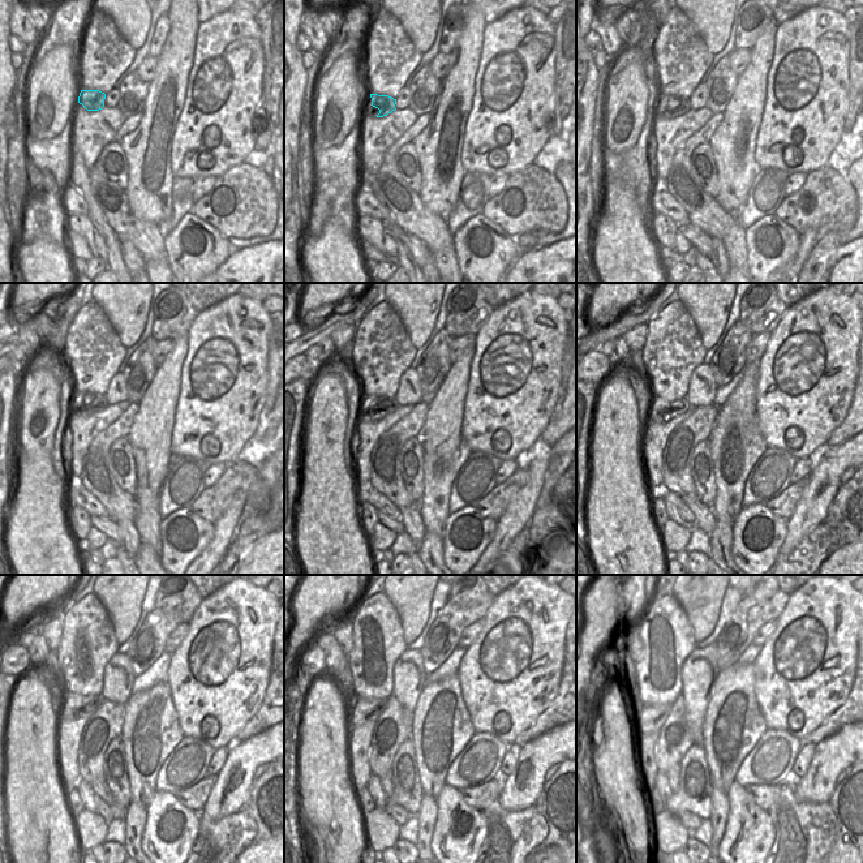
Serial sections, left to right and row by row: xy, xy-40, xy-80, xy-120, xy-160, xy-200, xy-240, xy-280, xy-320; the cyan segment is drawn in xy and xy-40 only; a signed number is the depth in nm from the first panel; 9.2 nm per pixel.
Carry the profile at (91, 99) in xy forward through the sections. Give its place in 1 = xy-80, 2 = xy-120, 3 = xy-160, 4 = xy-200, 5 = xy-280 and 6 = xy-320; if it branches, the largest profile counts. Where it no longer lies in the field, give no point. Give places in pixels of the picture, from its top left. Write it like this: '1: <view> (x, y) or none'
1: xy-80 (675, 107)
2: xy-120 (90, 403)
3: xy-160 (380, 407)
4: xy-200 (661, 411)
5: xy-280 (363, 709)
6: xy-320 (651, 718)

